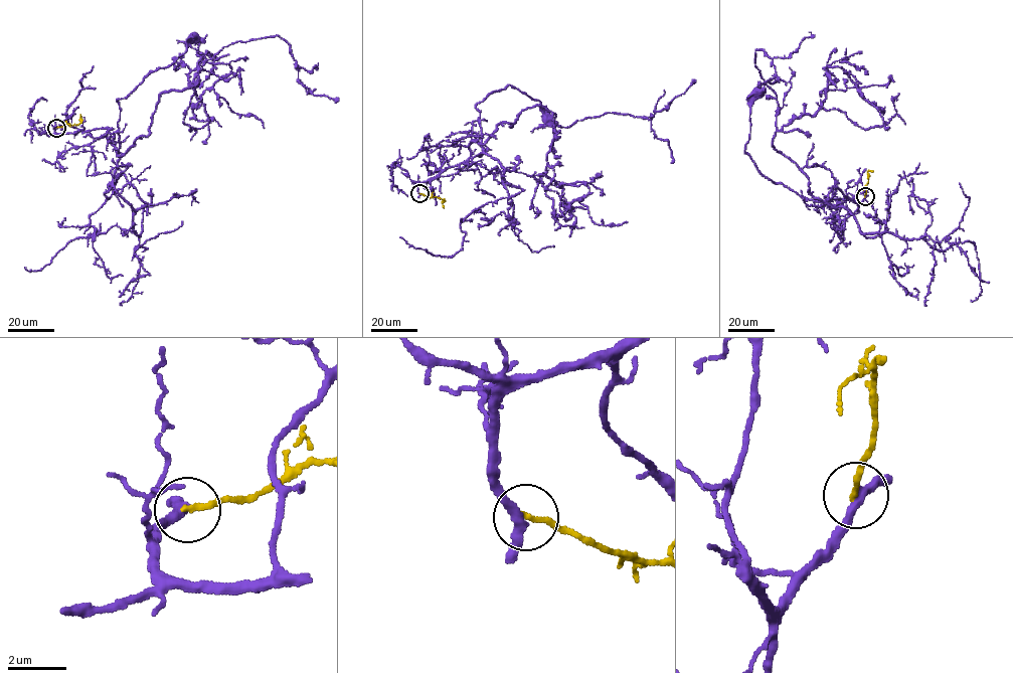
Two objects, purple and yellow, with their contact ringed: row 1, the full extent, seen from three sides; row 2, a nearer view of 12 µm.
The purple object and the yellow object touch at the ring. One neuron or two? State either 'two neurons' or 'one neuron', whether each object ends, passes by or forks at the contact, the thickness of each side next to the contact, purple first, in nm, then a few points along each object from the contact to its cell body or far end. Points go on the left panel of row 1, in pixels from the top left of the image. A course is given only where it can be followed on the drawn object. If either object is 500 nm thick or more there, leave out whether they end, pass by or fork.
two neurons; purple passes by; yellow ends; calibres 300 and 190 nm; course purple (57, 128), (62, 134), (105, 128), (108, 142), (119, 129), (117, 100), (195, 38); course yellow (57, 128), (77, 124), (79, 116), (81, 118)

